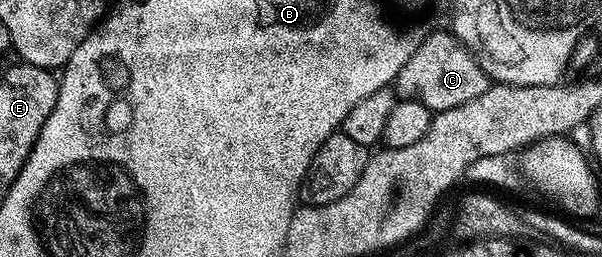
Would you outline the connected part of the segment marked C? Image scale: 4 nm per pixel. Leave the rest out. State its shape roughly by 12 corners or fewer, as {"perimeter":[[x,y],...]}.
{"perimeter":[[438,28],[399,72],[402,99],[440,112],[483,96],[474,51]]}

